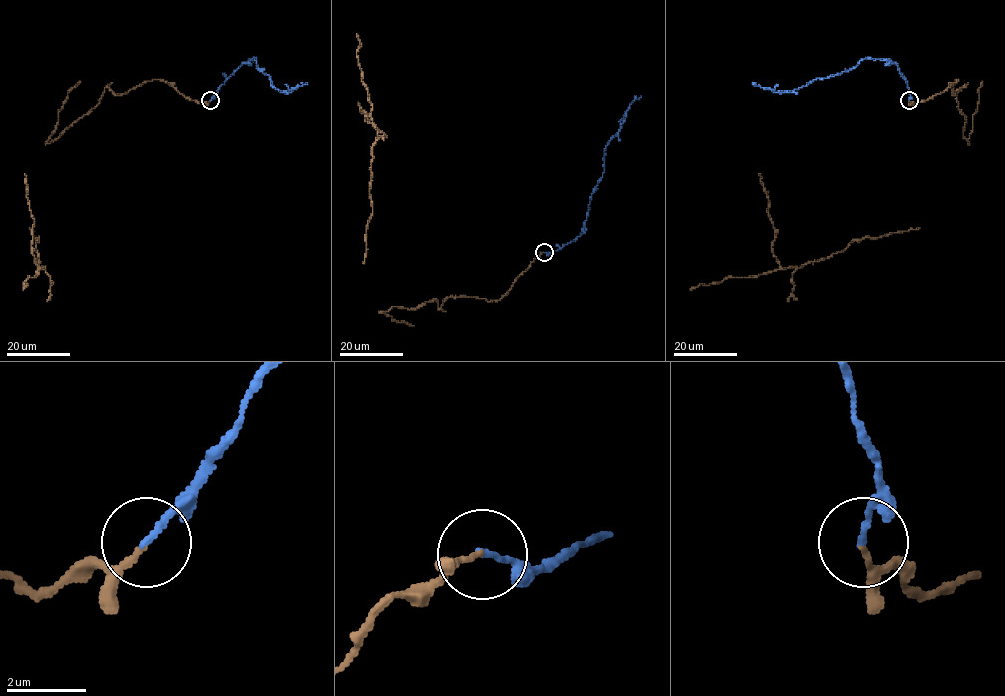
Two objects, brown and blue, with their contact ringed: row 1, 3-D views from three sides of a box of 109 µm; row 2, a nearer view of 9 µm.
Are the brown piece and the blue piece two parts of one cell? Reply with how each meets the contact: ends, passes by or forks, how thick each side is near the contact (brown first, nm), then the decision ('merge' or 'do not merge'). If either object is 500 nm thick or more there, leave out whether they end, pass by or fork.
brown ends | blue ends | 150/140 nm | merge

